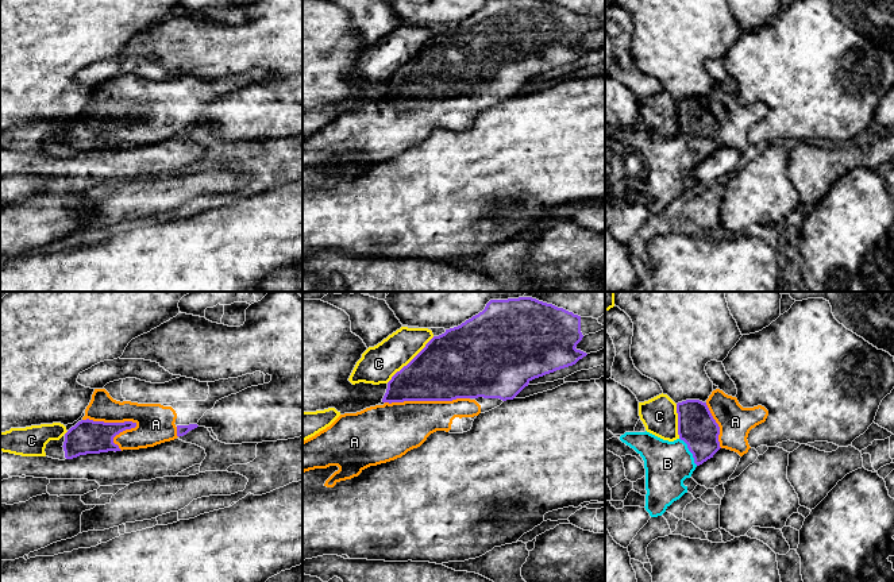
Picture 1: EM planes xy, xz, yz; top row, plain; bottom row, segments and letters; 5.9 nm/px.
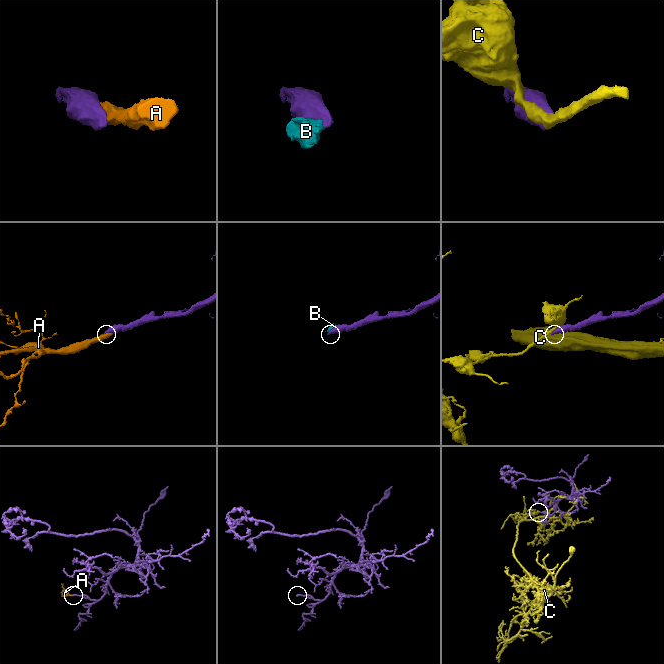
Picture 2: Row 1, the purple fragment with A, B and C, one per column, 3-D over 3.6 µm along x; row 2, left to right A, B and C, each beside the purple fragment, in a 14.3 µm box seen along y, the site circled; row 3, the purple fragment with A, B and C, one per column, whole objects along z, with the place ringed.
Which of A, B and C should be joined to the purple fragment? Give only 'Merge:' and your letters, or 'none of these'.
Merge: A

